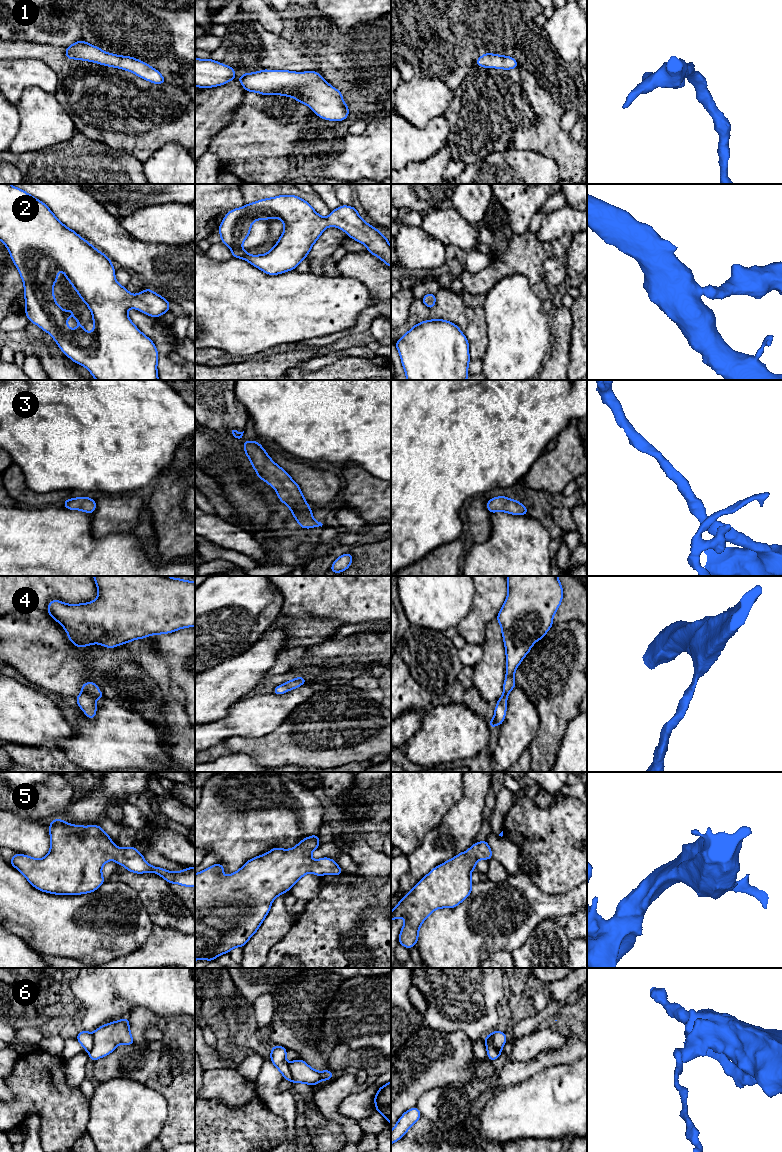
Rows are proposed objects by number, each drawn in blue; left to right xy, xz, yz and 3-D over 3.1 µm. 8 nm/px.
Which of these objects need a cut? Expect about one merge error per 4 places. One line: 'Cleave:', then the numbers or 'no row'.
Cleave: 6

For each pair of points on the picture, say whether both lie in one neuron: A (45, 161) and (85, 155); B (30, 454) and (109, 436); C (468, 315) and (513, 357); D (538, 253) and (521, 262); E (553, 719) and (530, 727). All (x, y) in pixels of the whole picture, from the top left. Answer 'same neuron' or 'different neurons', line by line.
A: same neuron
B: same neuron
C: different neurons
D: same neuron
E: different neurons

